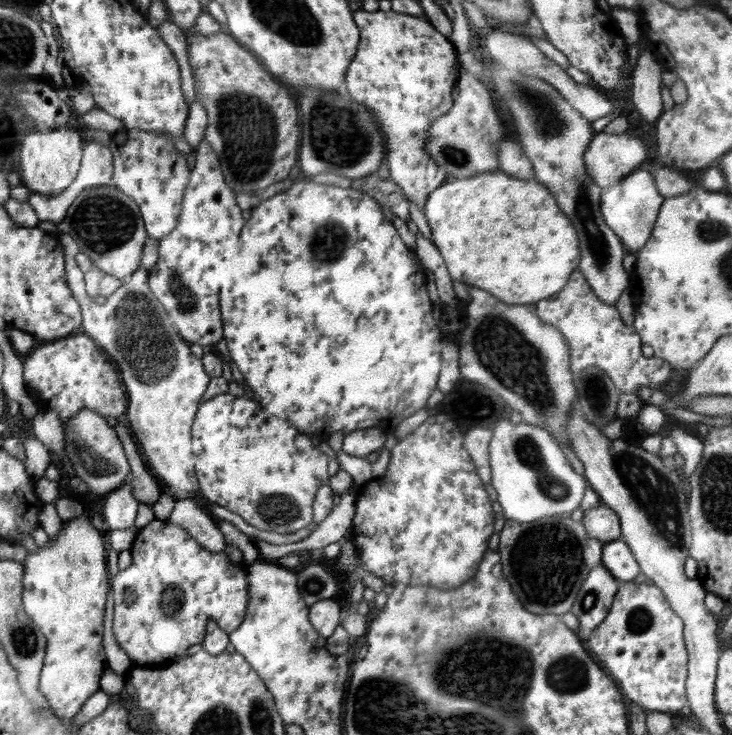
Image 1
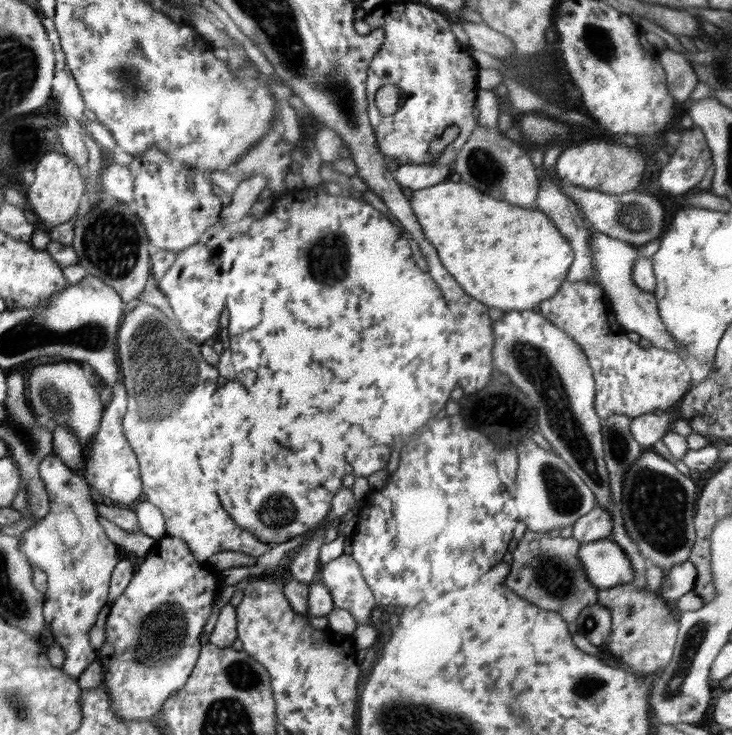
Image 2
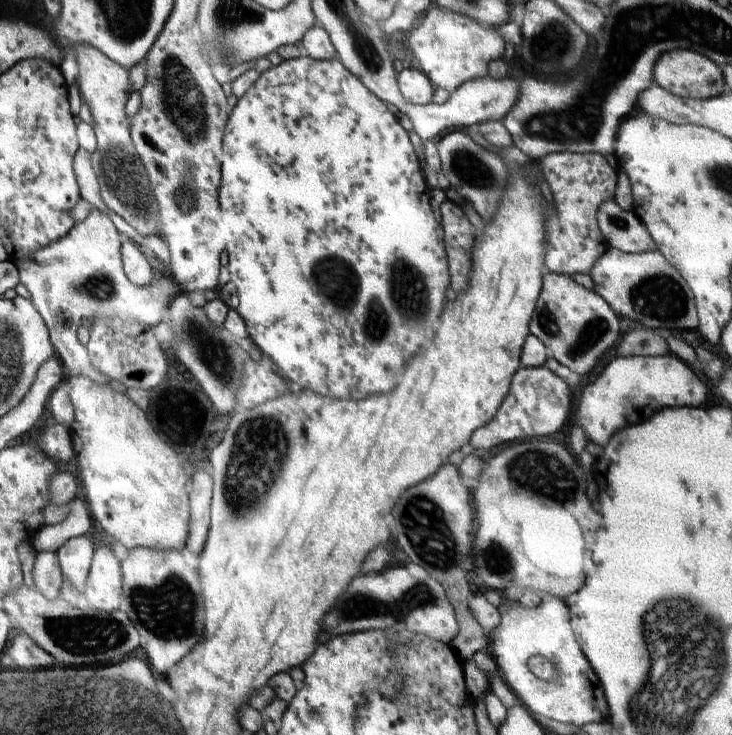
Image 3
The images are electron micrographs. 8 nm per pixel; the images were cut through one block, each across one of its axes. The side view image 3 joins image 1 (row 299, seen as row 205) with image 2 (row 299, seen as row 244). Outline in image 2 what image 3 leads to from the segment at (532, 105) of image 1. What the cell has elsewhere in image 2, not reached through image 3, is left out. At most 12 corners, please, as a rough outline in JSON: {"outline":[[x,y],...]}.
{"outline":[[591,230],[596,282],[618,324],[679,352],[654,294],[632,280],[640,248]]}

